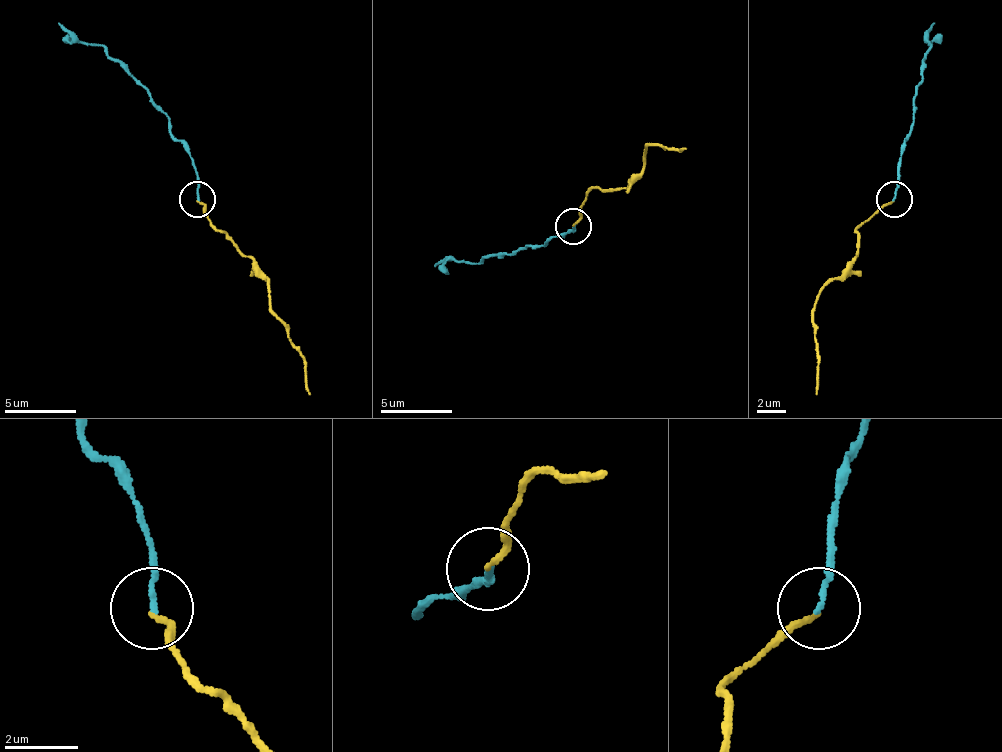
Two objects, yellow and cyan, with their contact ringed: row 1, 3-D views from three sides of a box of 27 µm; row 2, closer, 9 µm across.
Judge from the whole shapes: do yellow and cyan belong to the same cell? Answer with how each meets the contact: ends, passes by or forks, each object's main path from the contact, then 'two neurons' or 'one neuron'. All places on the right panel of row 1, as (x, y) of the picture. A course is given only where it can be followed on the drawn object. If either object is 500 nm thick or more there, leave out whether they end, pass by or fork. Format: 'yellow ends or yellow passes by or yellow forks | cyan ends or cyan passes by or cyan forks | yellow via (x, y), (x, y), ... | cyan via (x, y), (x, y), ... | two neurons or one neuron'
yellow ends | cyan ends | yellow via (894, 200), (855, 228), (855, 257), (837, 279), (819, 293), (812, 318), (815, 394) | cyan via (894, 200), (898, 156), (912, 131), (912, 117), (930, 45), (927, 38), (934, 23) | one neuron

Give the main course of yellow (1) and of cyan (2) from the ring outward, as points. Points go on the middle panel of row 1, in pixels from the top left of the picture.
1: (572, 226), (594, 187), (626, 187), (644, 169), (644, 151), (651, 144), (687, 147)
2: (572, 226), (547, 244), (475, 262), (450, 259), (436, 266)

